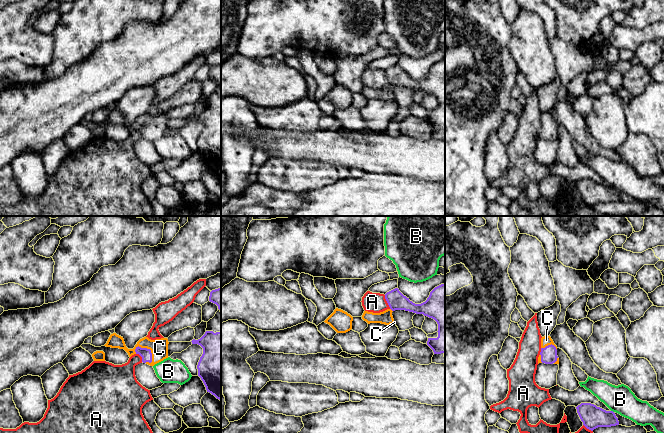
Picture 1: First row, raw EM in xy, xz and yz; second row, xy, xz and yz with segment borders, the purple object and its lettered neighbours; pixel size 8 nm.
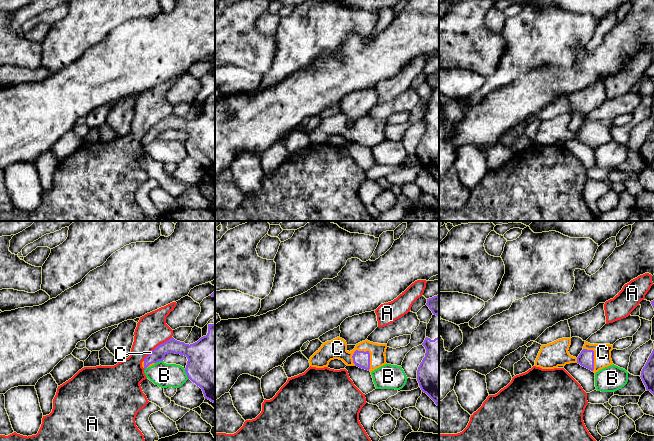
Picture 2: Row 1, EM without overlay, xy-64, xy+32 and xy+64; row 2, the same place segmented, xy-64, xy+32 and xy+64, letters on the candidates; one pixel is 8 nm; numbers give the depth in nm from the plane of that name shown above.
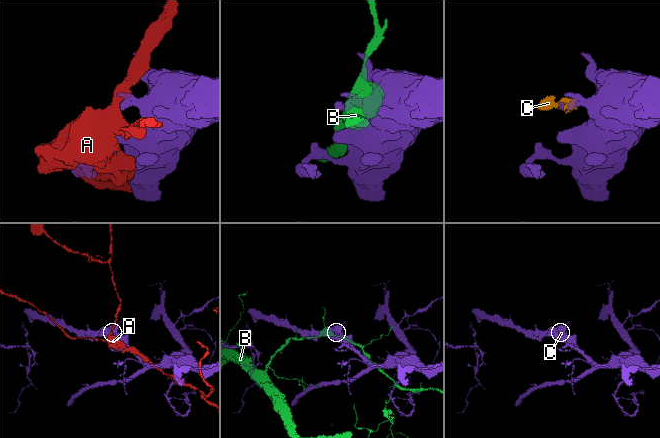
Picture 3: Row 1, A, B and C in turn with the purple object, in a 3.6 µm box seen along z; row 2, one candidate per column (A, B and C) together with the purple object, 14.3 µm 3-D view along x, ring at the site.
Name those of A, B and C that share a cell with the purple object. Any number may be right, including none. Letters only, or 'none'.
C

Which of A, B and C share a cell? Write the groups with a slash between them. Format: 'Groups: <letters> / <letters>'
Groups: A / B / C

